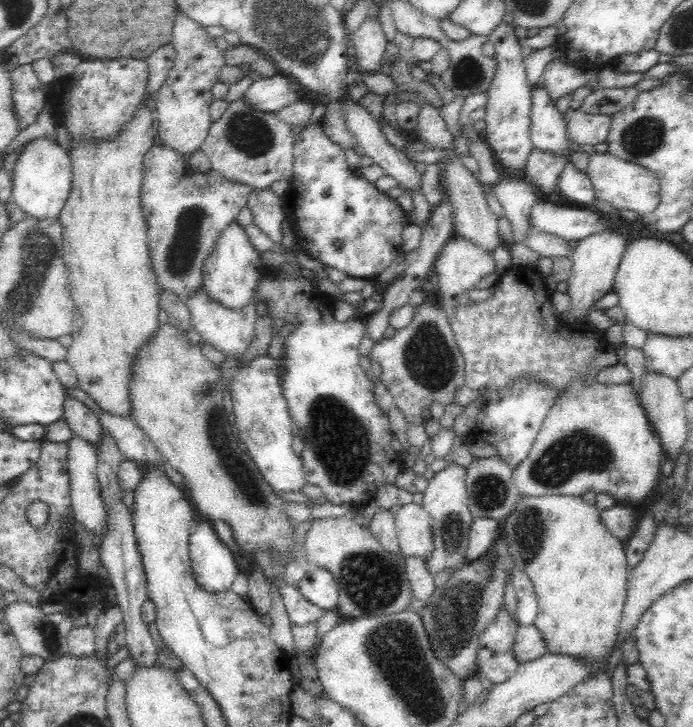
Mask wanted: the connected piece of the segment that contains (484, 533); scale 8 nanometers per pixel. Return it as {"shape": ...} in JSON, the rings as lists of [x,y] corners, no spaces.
{"shape":[[[474,519],[469,532],[470,546],[468,546],[465,554],[468,562],[476,560],[492,547],[501,530],[501,523],[495,519]]]}

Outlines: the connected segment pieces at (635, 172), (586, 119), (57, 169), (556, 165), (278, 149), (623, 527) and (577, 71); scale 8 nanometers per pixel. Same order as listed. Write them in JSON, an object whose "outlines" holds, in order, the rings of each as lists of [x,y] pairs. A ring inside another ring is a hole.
{"outlines":[[[[608,152],[592,153],[588,160],[586,173],[592,181],[596,198],[600,198],[604,202],[610,202],[617,209],[638,212],[643,218],[655,211],[662,198],[659,177],[654,171],[634,164],[632,161],[622,160]]],[[[568,108],[565,114],[567,137],[578,145],[605,142],[610,133],[612,118],[604,114],[585,114]]],[[[42,136],[25,143],[10,172],[12,194],[10,200],[27,215],[39,219],[58,217],[69,195],[72,182],[70,155],[58,141]]],[[[534,148],[526,160],[524,179],[538,192],[552,194],[557,190],[556,182],[568,161],[569,155],[556,156],[551,152]]],[[[242,97],[227,104],[225,114],[210,126],[201,150],[208,156],[211,169],[225,179],[252,185],[254,189],[268,189],[279,179],[290,182],[295,136],[294,128],[278,120],[276,114],[252,108]]],[[[617,504],[610,508],[600,509],[600,521],[608,533],[624,542],[634,532],[639,517],[627,504]],[[633,528],[633,530],[632,530]]],[[[560,59],[548,62],[541,74],[540,83],[548,93],[549,99],[556,102],[562,96],[573,93],[577,88],[589,86],[592,90],[598,87],[598,76],[592,70],[576,68],[562,62]]]]}

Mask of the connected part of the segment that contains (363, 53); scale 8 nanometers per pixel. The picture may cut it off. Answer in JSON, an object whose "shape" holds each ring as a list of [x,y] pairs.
{"shape":[[[365,20],[353,33],[356,60],[365,74],[374,77],[382,74],[385,67],[385,53],[388,40],[381,29],[380,23],[374,20]]]}

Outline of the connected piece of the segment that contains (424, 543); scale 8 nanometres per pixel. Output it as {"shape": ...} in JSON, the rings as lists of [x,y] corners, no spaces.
{"shape":[[[404,504],[395,515],[401,554],[426,559],[433,548],[430,515],[418,504]]]}

